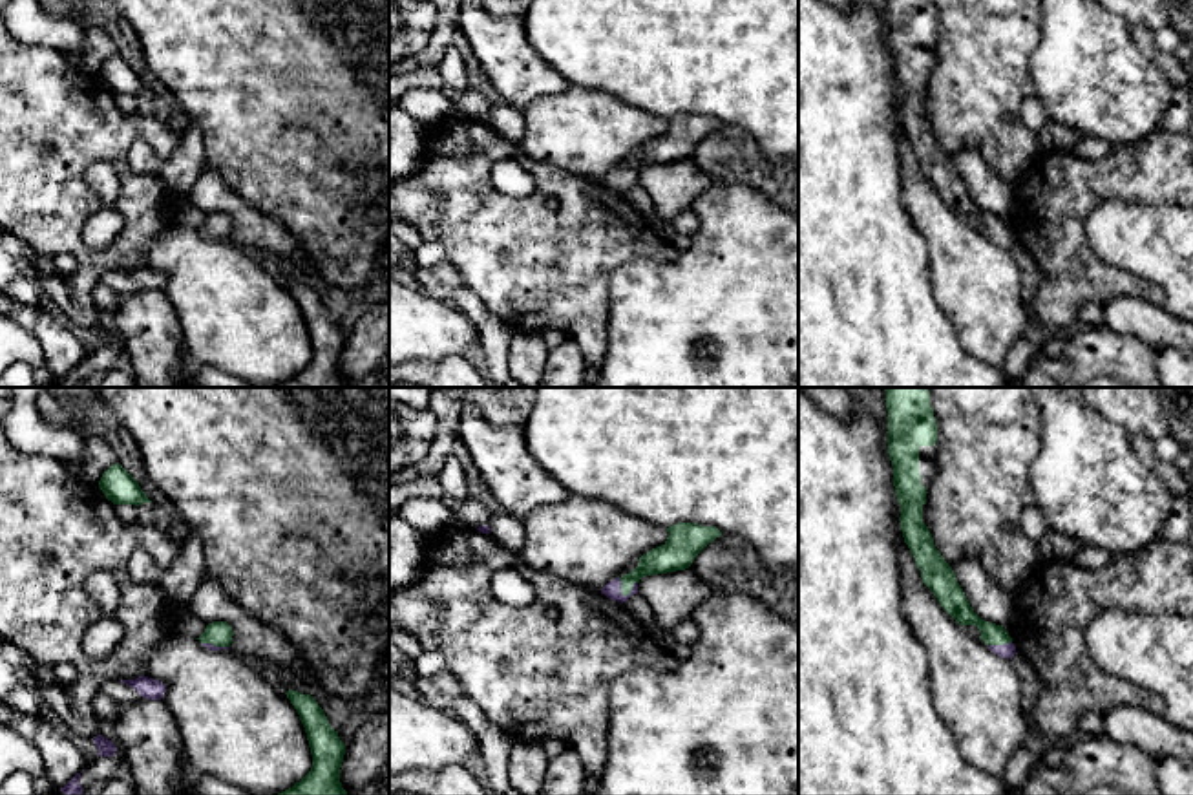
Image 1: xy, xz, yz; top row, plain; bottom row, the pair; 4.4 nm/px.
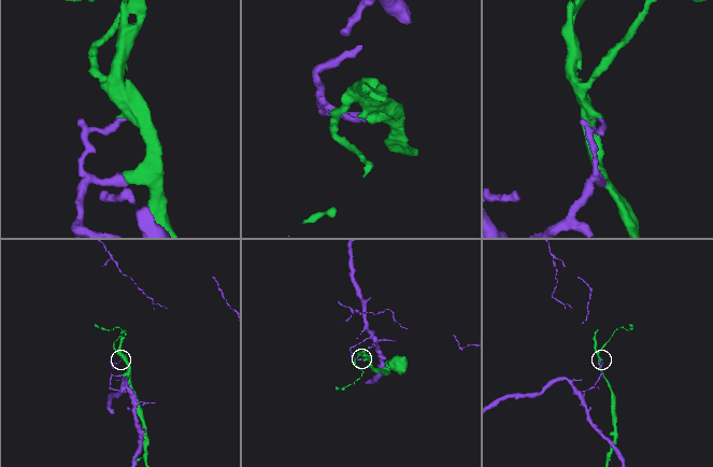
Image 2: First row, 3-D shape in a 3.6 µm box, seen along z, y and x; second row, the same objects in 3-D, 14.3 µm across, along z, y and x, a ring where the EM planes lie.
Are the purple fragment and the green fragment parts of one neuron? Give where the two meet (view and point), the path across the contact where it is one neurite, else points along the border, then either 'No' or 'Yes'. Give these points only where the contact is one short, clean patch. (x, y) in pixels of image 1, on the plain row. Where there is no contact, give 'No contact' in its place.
Touches purple at xz (620, 180). No

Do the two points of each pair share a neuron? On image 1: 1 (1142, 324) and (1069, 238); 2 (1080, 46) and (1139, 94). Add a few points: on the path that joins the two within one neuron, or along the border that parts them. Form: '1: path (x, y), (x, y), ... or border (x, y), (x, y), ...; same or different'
1: border (1161, 304), (1117, 295), (1104, 307); different
2: path (1095, 61), (1124, 90); same

